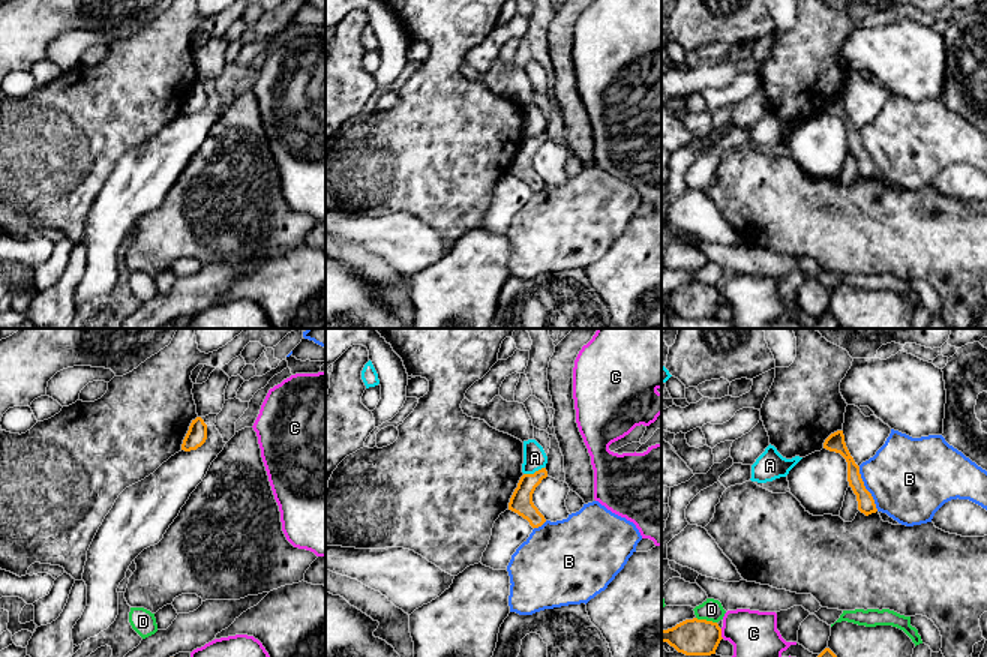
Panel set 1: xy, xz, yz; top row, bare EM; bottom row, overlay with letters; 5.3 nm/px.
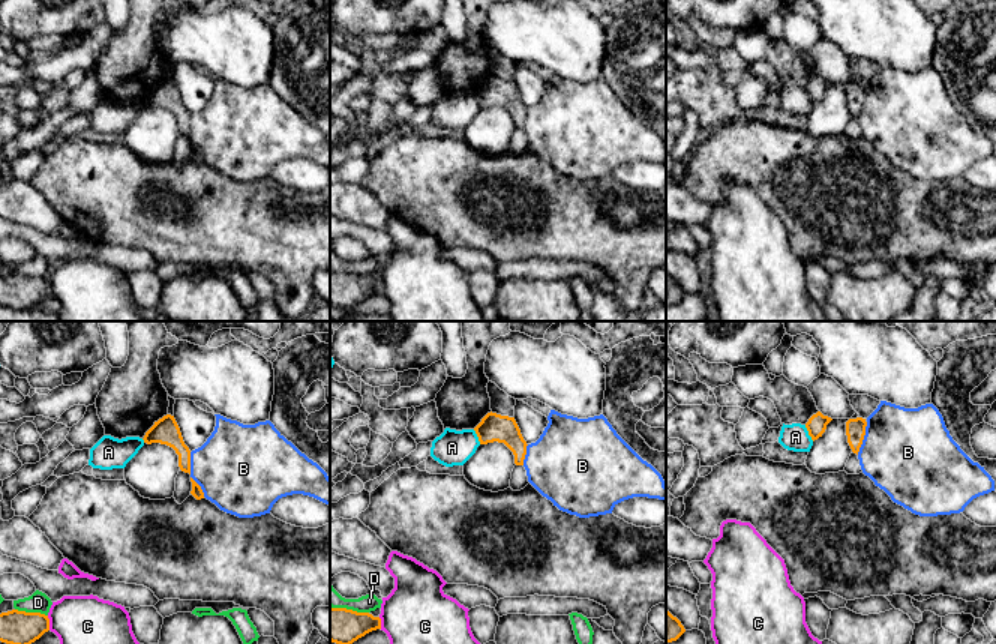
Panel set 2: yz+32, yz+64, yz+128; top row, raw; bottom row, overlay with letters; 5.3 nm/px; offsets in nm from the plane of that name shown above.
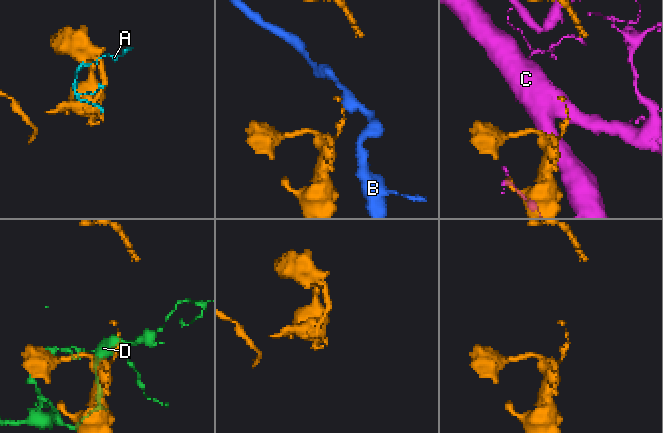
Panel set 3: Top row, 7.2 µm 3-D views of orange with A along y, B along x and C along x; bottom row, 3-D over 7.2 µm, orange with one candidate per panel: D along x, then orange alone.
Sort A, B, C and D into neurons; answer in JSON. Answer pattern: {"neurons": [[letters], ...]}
{"neurons": [["A"], ["B"], ["C"], ["D"]]}

